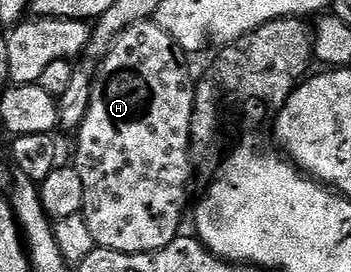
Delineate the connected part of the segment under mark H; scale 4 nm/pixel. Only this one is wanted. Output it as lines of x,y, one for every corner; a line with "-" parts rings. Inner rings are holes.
144,20
142,24
131,26
113,43
113,47
104,60
100,61
93,85
93,97
91,106
85,115
85,121
79,129
81,136
81,153
77,156
75,167
79,178
83,178
83,190
85,191
85,206
83,213
87,226
91,230
96,247
115,250
123,254
135,254
136,252
154,252
160,248
166,248
173,240
176,240
182,231
181,219
185,216
185,203
189,200
189,179
193,176
193,160
189,157
189,144
193,140
191,134
191,116
195,106
195,72
189,69
185,49
178,46
175,38
171,36
163,25
153,20

